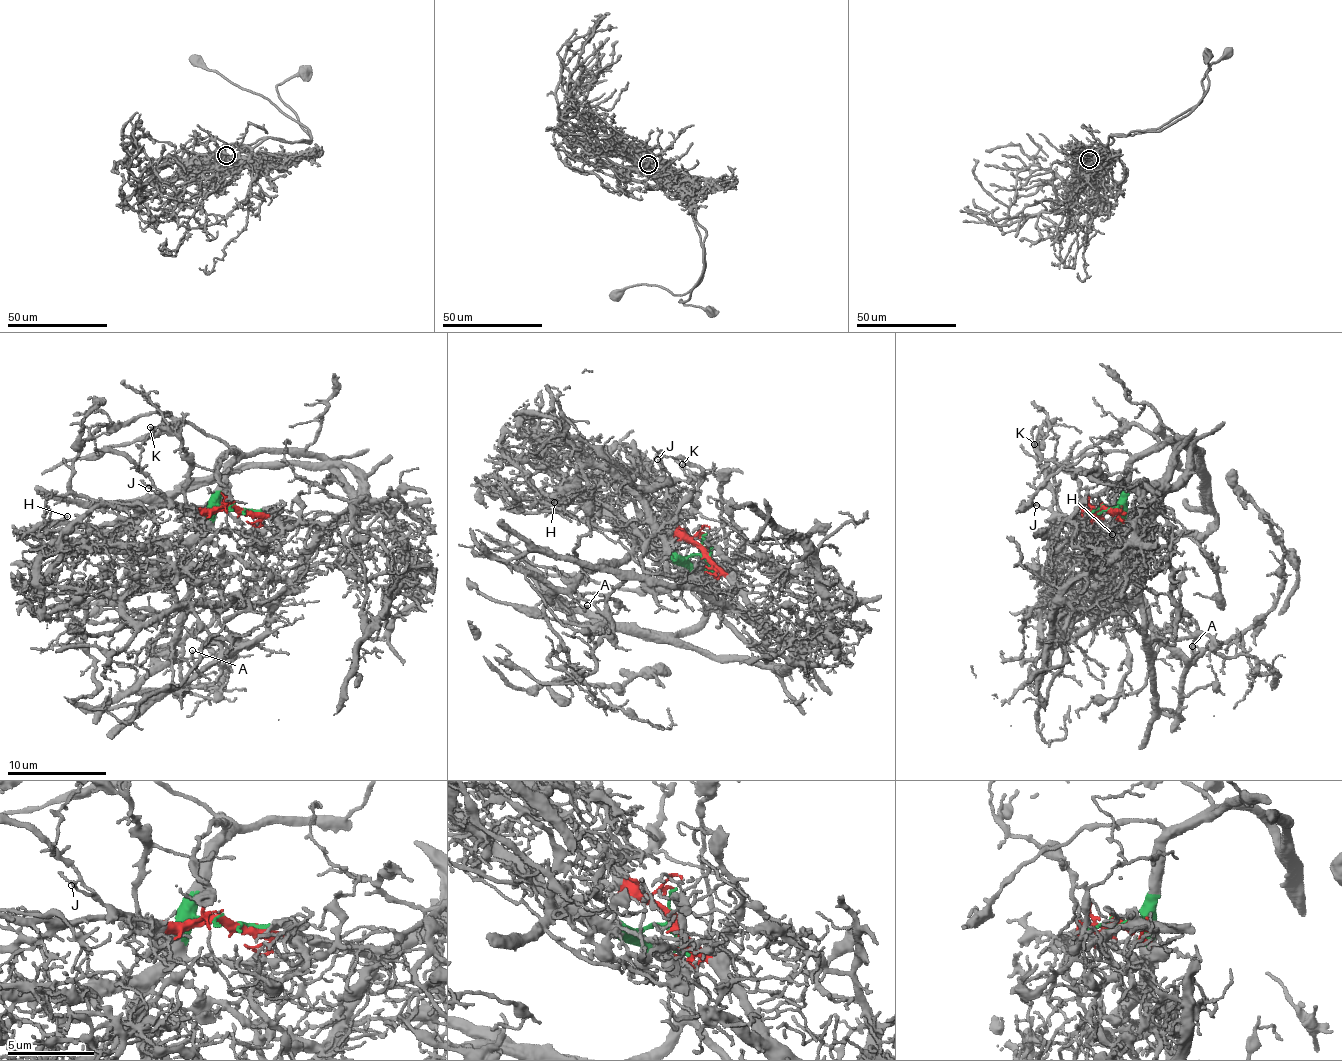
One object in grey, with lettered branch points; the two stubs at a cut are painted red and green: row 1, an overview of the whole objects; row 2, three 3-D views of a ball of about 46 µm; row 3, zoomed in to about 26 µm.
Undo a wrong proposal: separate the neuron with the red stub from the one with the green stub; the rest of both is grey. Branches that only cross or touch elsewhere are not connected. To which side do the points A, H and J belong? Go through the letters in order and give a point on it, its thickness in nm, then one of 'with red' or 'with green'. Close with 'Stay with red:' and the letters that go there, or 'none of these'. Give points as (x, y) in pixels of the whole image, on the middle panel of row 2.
A: at (587, 605); 160 nm thick; with green
H: at (554, 502); 130 nm thick; with red
J: at (657, 459); 140 nm thick; with red
Stay with red: H, J

